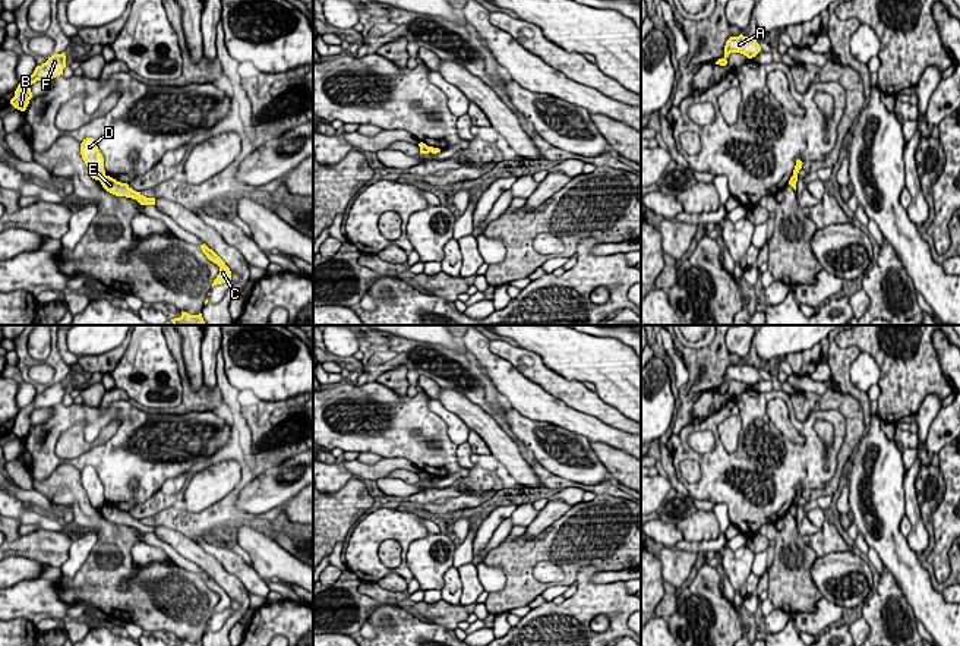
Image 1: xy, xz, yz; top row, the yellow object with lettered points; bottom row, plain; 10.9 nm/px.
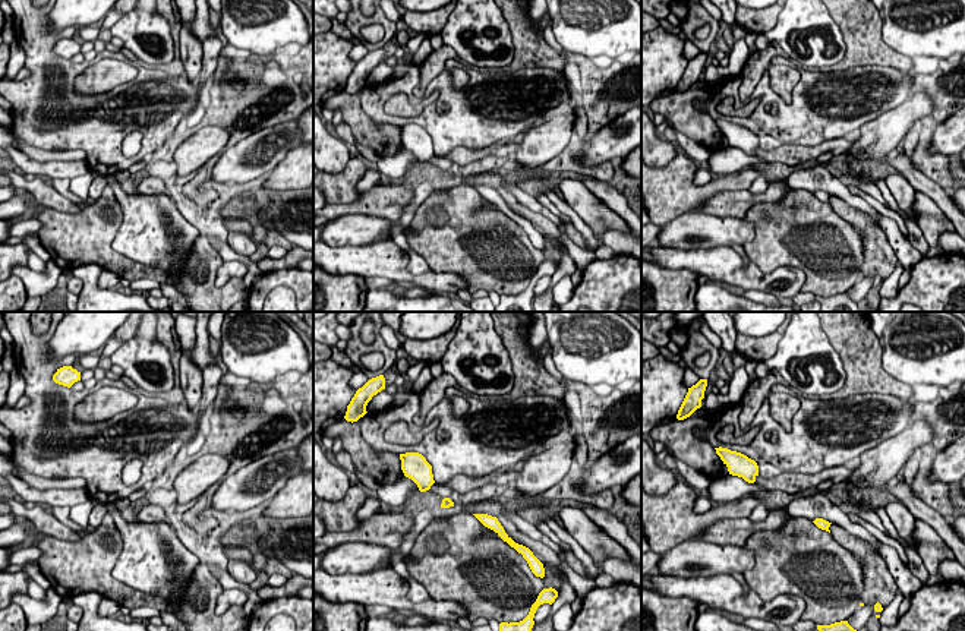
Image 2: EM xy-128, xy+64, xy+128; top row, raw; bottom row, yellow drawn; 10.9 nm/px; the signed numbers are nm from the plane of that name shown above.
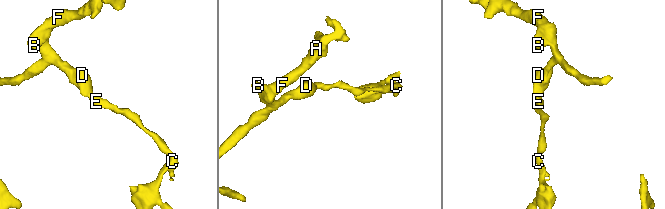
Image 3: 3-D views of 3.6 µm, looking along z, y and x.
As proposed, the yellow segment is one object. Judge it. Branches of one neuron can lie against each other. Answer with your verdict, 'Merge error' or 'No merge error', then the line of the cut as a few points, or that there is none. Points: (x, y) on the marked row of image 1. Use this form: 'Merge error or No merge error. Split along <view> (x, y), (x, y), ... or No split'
Merge error. Split along xy (106, 176), (100, 180)

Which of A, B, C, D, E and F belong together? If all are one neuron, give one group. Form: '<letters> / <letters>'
A B D F / C E

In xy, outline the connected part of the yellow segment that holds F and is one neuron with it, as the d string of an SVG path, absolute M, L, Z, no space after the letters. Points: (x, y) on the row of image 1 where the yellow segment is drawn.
M64 53L53 54L51 57L48 57L45 63L37 66L34 73L18 85L15 97L10 100L10 104L18 110L25 111L29 104L29 100L34 97L31 92L31 85L35 83L37 81L48 81L63 75L64 67L66 67Z

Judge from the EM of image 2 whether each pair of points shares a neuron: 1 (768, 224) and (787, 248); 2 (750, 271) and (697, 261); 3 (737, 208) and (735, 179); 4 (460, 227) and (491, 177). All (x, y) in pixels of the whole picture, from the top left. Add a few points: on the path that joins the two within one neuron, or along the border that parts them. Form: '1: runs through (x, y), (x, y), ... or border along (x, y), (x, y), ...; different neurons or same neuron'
1: runs through (773, 230), (785, 242); same neuron
2: runs through (737, 271), (731, 271), (722, 264), (710, 262); same neuron
3: border along (747, 188), (722, 189), (703, 202); different neurons
4: border along (461, 180), (472, 186); different neurons

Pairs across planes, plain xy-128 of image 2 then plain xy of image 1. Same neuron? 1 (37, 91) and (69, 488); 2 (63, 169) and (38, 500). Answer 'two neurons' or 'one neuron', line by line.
1: two neurons
2: one neuron

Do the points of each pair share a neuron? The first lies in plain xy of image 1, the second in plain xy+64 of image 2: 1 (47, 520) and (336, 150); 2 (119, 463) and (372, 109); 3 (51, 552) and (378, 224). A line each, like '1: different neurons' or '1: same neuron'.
1: same neuron
2: same neuron
3: different neurons

